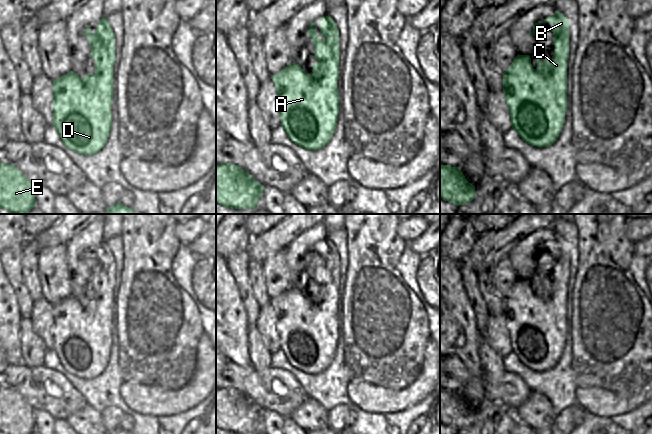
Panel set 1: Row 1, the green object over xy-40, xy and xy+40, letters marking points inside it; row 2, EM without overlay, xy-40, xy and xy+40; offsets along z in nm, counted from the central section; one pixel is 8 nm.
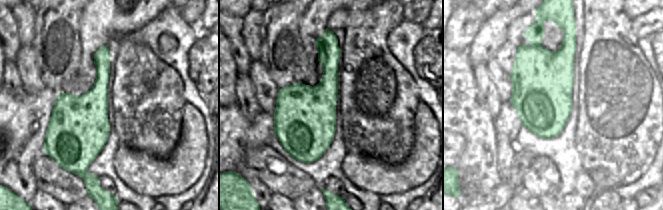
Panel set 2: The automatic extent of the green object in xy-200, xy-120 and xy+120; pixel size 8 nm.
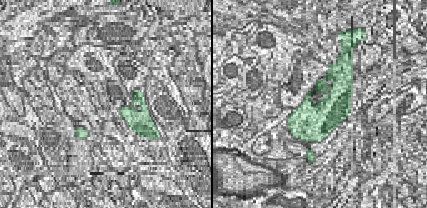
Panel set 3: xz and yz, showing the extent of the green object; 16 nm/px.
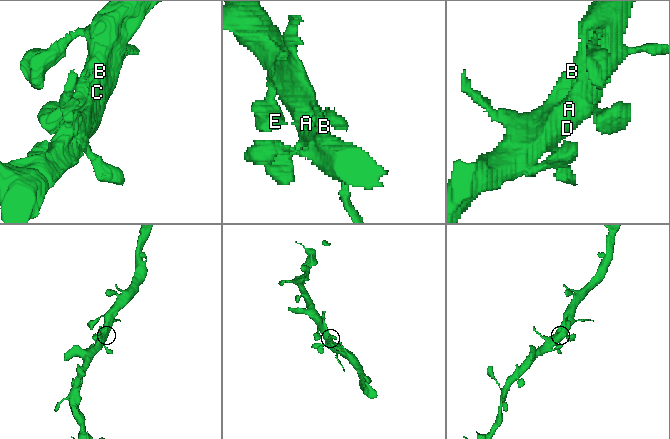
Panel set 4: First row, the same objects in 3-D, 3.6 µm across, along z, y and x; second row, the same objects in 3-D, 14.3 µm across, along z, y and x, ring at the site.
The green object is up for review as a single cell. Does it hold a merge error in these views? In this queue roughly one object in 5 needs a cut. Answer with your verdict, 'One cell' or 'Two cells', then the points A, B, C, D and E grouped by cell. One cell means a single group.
One cell. Groups: A B C D E.

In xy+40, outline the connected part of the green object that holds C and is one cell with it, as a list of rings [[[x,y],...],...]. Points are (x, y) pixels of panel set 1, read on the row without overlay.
[[[558,235],[543,244],[551,248],[555,262],[552,282],[540,285],[543,270],[534,267],[536,293],[529,279],[518,278],[503,297],[511,350],[523,365],[534,371],[548,371],[557,364],[567,334],[569,244]]]

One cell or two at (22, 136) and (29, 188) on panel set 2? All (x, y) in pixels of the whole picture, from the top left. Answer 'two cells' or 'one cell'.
one cell

